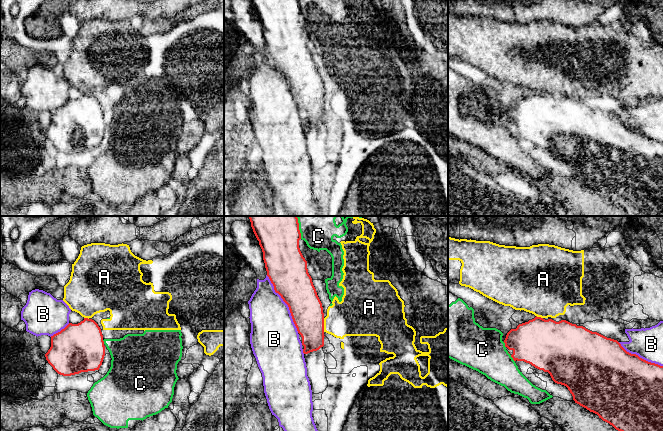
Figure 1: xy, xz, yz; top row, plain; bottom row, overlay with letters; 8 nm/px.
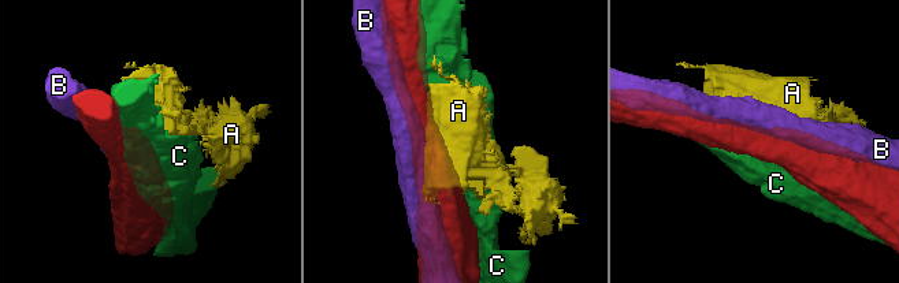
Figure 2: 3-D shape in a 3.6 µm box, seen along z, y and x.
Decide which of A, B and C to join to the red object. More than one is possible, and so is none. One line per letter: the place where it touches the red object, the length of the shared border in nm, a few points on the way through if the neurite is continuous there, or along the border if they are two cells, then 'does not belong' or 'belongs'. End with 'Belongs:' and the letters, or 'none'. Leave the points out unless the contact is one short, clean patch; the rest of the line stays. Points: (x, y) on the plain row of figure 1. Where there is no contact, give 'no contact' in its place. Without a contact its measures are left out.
A: xz (323, 101) | 110 nm | along xz (323, 94), (324, 107) | does not belong
B: xz (286, 79) | 550 nm | does not belong
C: yz (511, 132) | 100 nm | does not belong
Belongs: none

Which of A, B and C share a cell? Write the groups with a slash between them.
A C / B

